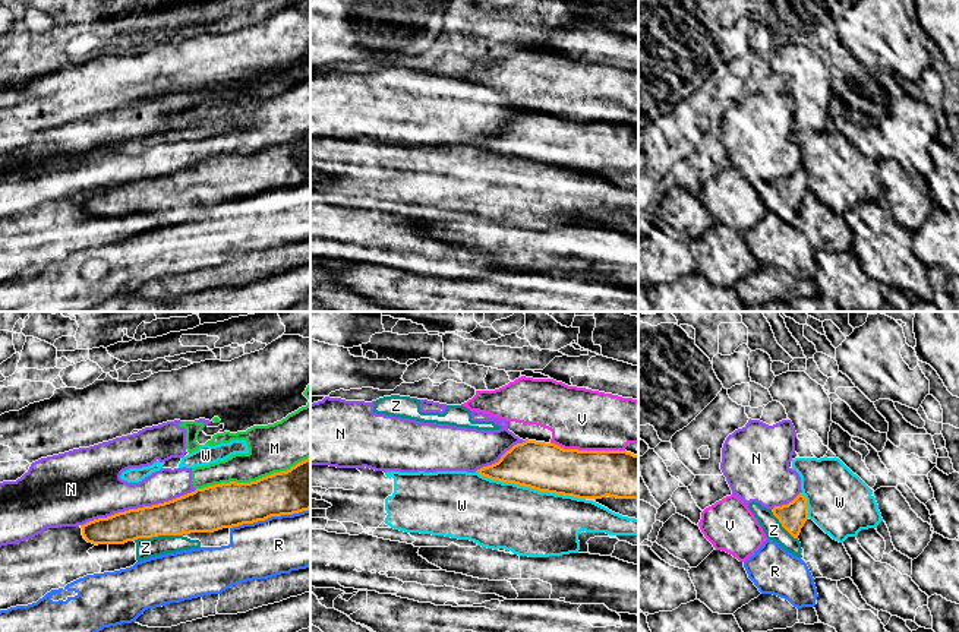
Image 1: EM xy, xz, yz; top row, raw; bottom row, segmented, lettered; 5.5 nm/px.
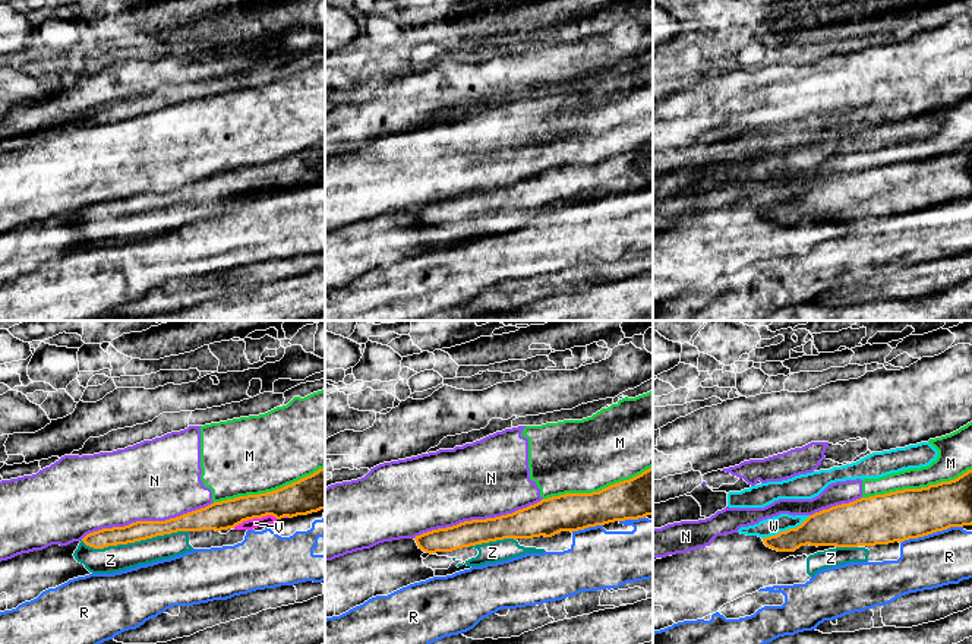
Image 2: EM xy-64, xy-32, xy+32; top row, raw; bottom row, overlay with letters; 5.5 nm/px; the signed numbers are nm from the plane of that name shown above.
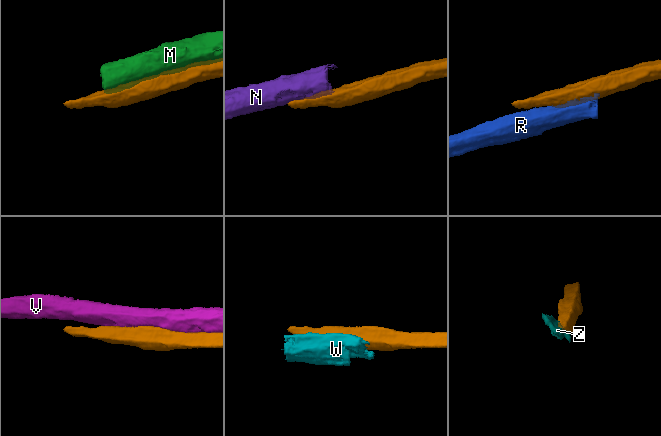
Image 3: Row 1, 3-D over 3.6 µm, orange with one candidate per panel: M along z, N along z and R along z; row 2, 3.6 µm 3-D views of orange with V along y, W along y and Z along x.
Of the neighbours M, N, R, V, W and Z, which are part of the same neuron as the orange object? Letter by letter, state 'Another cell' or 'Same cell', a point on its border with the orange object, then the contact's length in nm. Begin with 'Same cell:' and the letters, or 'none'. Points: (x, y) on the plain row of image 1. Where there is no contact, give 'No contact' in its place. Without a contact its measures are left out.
Same cell: Z
M: Another cell. Touches orange at xy (252, 154). Shared border 650 nm
N: Another cell. Touches orange at xy (138, 180). Shared border 650 nm
R: Another cell. Touches orange at xy (270, 189). Shared border 460 nm
V: Another cell. Touches orange at xz (587, 123). Shared border 420 nm
W: Another cell. Touches orange at xz (530, 160). Shared border 600 nm
Z: Same cell. Touches orange at xy (157, 208). Shared border 280 nm

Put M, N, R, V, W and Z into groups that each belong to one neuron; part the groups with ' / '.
M N / R / V / W / Z

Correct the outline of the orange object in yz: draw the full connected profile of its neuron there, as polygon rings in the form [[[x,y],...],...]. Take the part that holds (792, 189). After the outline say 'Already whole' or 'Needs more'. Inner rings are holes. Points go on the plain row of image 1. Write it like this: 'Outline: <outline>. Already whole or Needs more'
Outline: [[[799,165],[792,174],[773,181],[763,180],[757,174],[748,177],[767,211],[776,214],[786,224],[801,230],[798,208],[808,192],[807,171]]]. Needs more

